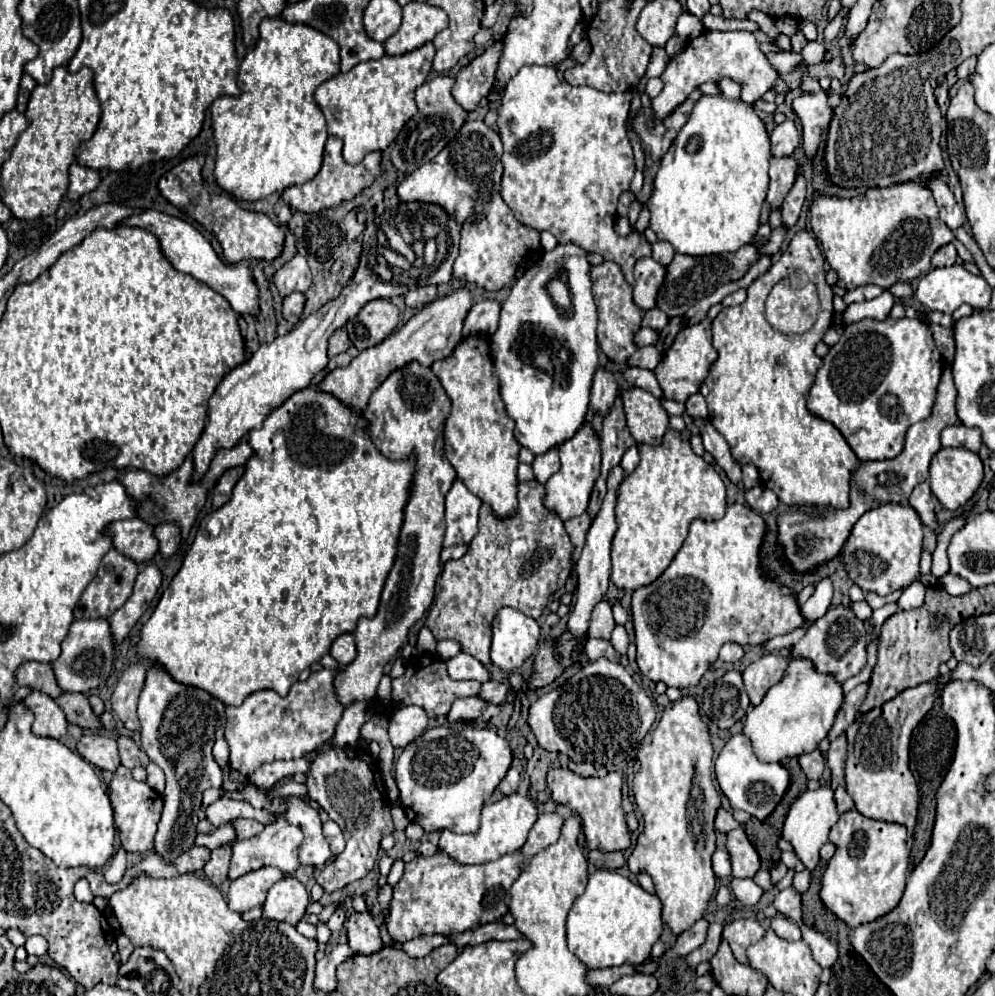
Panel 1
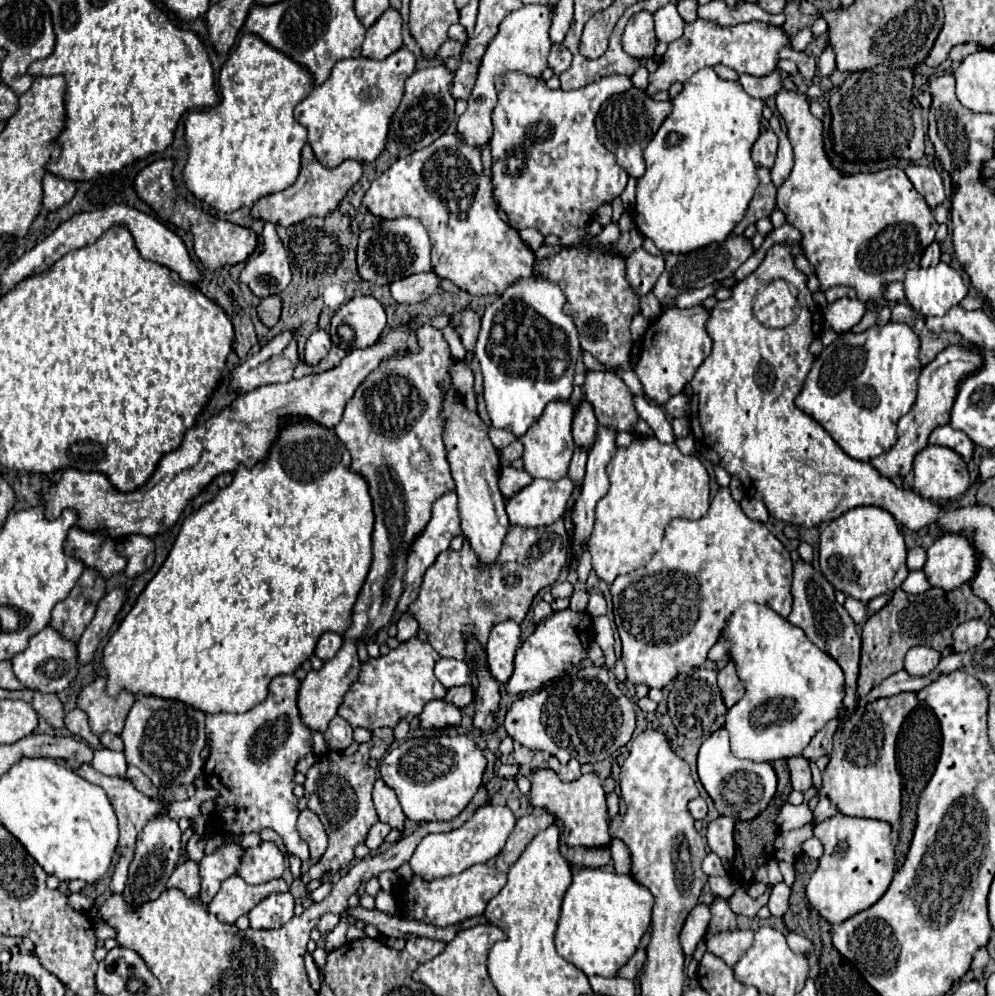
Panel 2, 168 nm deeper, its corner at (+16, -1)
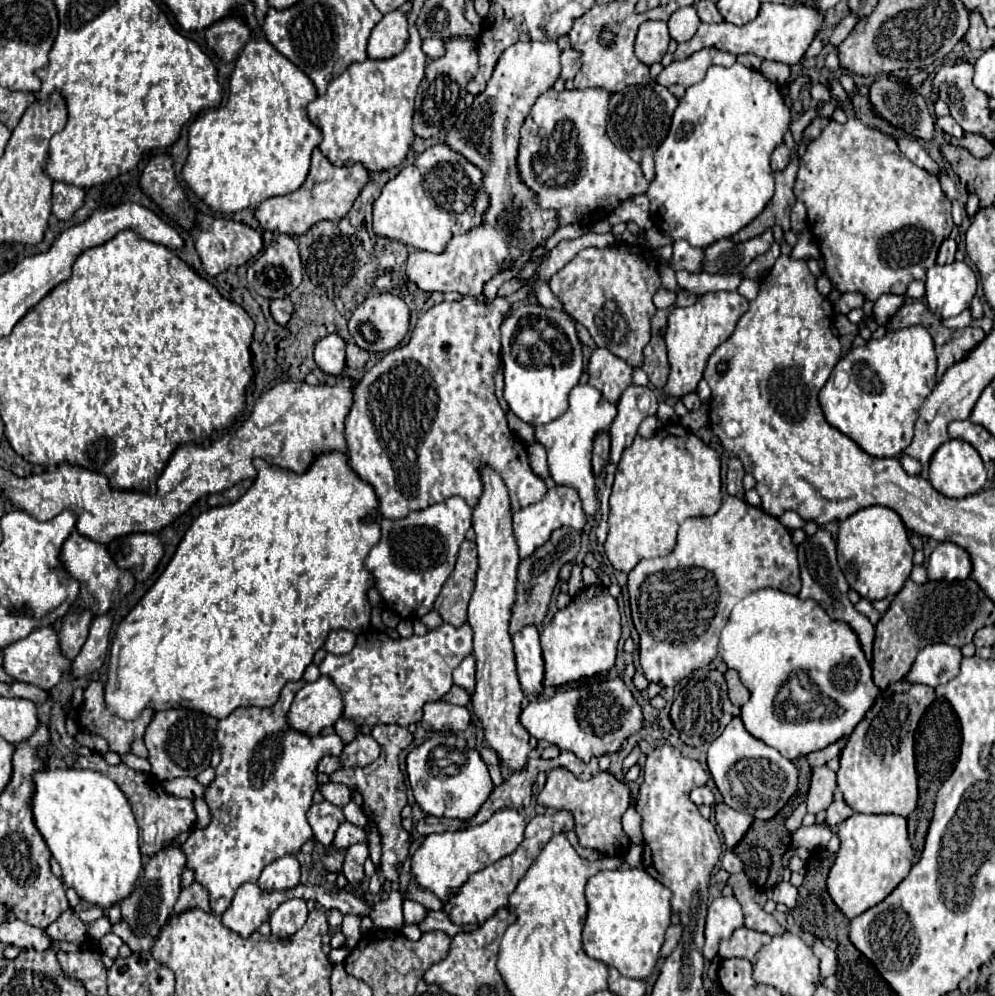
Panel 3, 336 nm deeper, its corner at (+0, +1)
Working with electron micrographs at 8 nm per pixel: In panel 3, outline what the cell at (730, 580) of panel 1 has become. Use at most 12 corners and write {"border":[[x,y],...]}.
{"border":[[728,496],[628,574],[644,676],[676,686],[736,602],[800,592],[790,530]]}

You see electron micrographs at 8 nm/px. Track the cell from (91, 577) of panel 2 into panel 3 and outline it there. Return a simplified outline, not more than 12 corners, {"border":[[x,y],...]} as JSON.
{"border":[[92,612],[68,614],[58,628],[58,646],[74,660],[88,638]]}

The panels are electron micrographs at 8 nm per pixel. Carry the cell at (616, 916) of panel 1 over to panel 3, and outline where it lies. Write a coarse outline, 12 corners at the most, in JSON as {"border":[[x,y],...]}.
{"border":[[644,868],[586,884],[586,954],[646,980],[672,892]]}

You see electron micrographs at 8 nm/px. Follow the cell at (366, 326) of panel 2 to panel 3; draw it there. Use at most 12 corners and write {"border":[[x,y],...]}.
{"border":[[400,296],[366,298],[348,322],[366,352],[394,350],[408,334]]}

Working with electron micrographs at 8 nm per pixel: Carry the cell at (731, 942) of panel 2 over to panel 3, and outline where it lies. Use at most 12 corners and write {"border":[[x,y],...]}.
{"border":[[738,928],[720,942],[720,958],[746,958],[772,938],[764,932]]}

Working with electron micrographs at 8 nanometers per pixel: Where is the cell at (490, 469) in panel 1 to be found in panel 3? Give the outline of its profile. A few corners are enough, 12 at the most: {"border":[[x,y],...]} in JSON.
{"border":[[482,468],[474,508],[474,714],[512,772],[530,760],[508,624],[518,544],[508,490]]}

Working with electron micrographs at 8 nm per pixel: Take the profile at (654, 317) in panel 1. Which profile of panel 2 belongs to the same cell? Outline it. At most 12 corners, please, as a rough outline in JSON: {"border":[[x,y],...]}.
{"border":[[652,292],[640,298],[640,314],[654,322],[660,314],[660,302]]}

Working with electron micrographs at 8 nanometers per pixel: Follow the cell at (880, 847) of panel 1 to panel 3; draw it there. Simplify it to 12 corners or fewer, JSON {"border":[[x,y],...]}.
{"border":[[852,814],[828,892],[852,920],[910,872],[907,820]]}

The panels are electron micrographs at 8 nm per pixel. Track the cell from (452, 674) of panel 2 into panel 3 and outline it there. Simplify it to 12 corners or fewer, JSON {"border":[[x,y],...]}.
{"border":[[474,656],[454,670],[454,684],[474,692]]}

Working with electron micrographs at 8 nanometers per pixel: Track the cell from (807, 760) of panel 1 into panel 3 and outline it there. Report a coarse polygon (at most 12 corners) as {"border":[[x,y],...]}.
{"border":[[828,766],[812,770],[806,798],[810,814],[832,804],[836,774]]}

